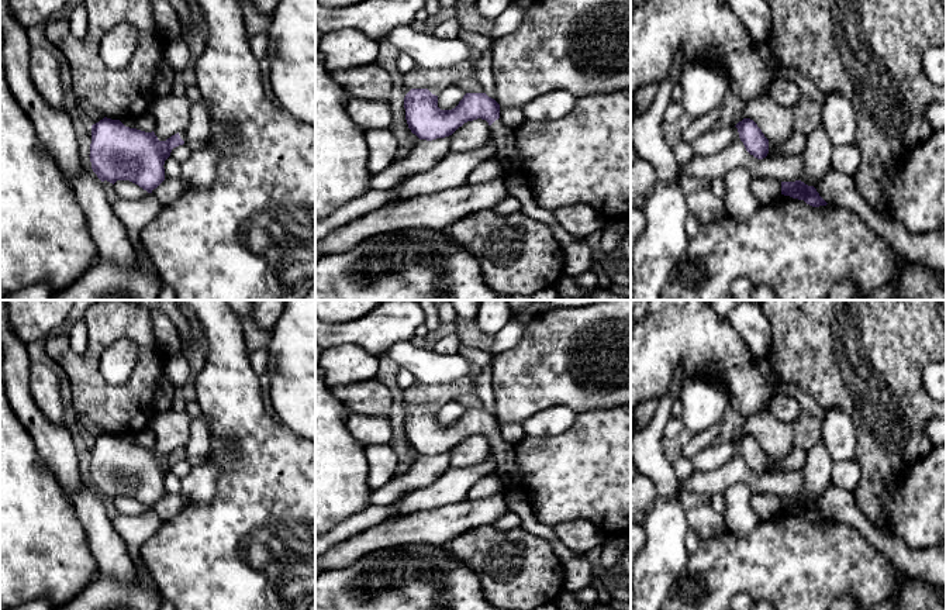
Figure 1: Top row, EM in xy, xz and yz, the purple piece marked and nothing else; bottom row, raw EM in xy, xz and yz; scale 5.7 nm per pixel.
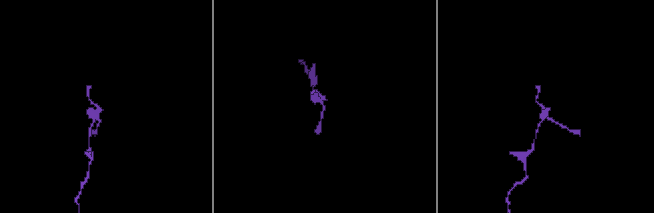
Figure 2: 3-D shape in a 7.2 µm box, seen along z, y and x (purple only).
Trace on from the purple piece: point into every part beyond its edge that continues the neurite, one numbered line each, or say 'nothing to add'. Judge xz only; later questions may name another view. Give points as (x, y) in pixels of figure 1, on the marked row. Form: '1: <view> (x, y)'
1: xz (504, 137)

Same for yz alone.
nothing to add

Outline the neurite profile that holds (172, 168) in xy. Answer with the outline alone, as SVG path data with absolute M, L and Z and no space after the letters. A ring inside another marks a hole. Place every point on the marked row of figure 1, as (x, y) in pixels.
M169 156L165 161L163 168L165 168L165 178L179 179L182 175L182 165L172 156Z

